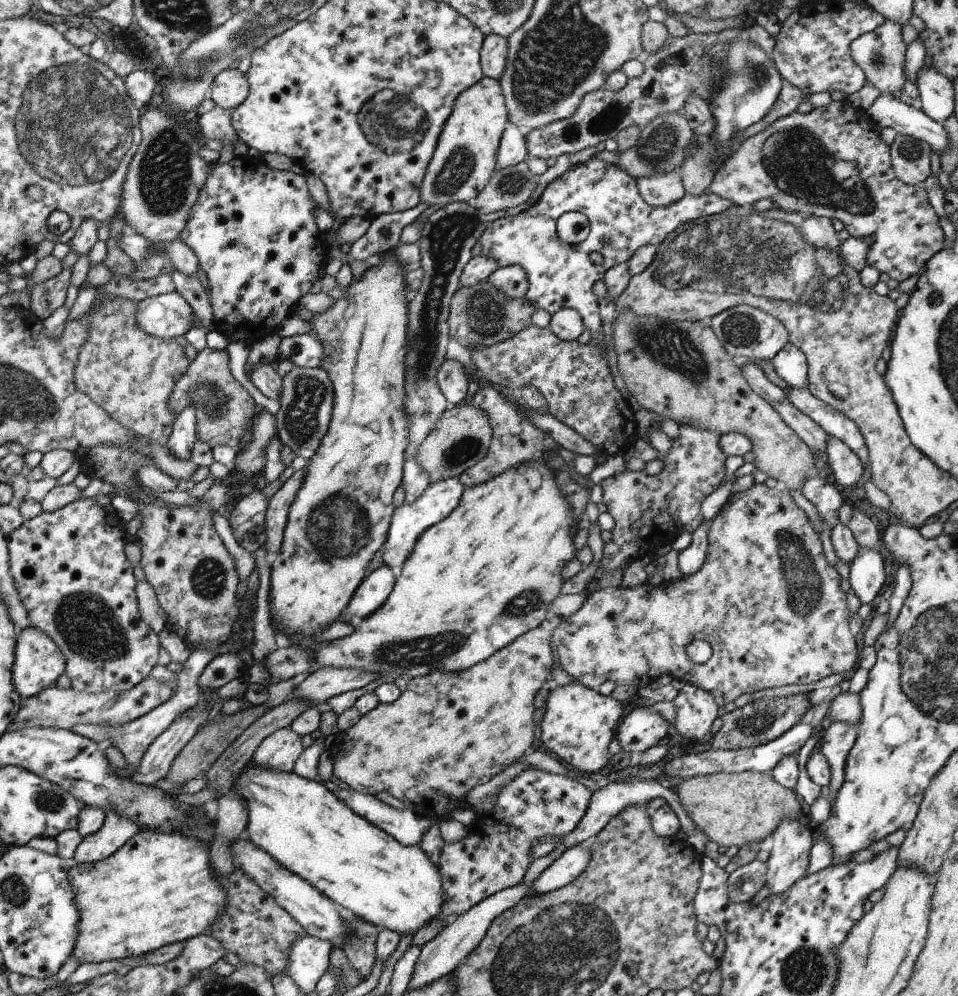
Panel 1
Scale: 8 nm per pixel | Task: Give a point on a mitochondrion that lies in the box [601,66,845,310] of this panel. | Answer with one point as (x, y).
(657, 151)

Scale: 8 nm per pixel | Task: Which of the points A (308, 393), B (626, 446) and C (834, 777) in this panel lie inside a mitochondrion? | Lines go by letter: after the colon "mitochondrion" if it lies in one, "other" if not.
A: mitochondrion
B: other
C: other

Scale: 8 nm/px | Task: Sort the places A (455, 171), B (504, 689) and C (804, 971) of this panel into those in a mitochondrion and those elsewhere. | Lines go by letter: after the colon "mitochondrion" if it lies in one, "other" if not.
A: mitochondrion
B: other
C: mitochondrion

